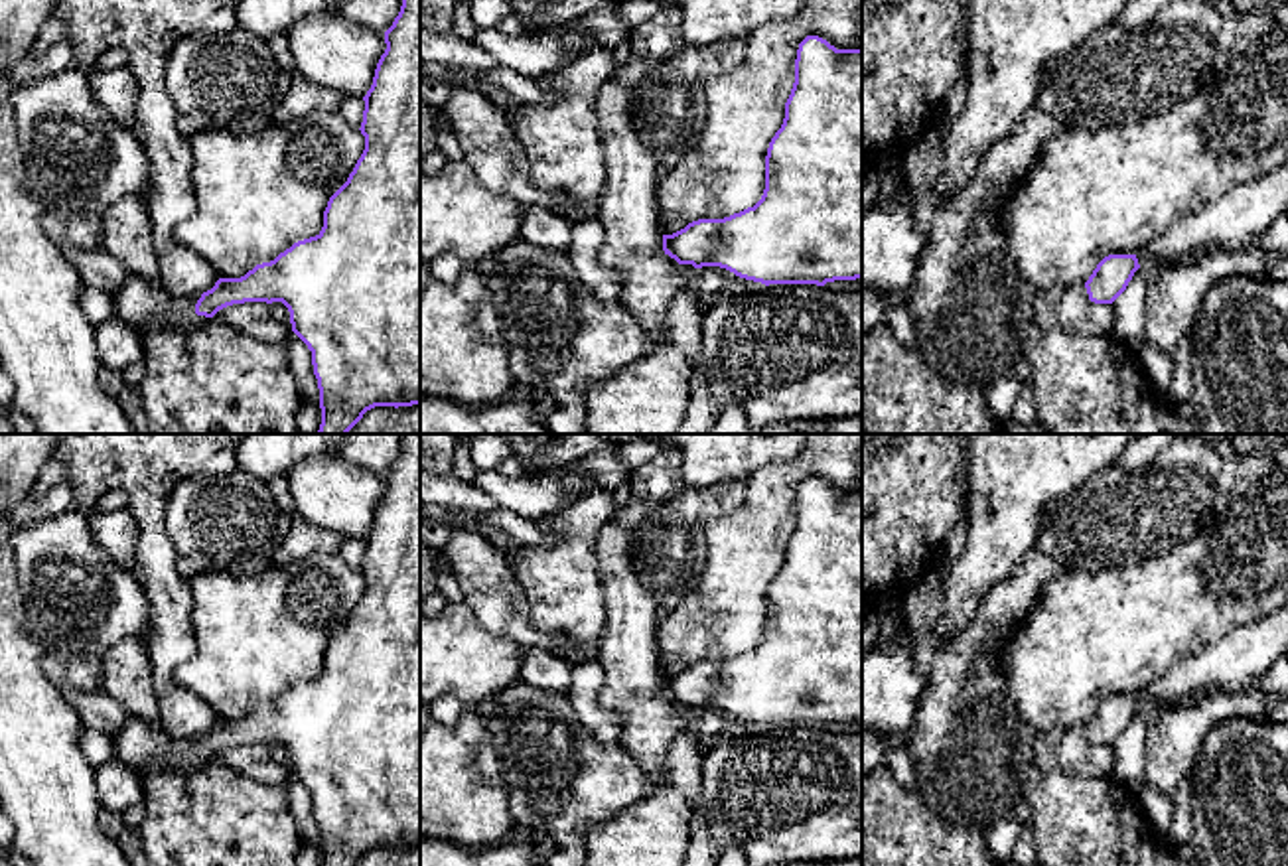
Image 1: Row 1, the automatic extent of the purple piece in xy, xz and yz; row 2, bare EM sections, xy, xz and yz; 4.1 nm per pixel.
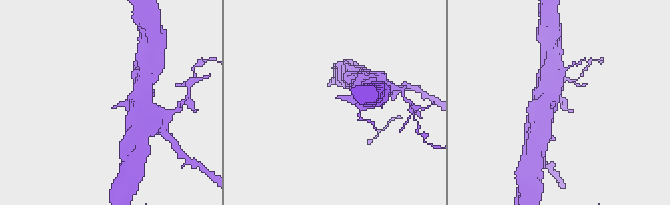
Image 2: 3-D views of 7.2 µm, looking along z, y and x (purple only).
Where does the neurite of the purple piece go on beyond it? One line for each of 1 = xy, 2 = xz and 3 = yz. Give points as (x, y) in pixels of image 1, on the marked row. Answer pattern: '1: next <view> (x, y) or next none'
1: next xy (190, 318)
2: next none
3: next none

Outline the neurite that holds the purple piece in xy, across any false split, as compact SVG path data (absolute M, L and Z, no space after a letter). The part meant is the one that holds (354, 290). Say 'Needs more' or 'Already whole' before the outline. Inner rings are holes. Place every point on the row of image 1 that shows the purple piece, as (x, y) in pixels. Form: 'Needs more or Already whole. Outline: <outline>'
Needs more. Outline: M402 0L398 16L385 32L385 43L373 85L363 97L359 130L365 150L347 181L329 197L322 231L241 278L219 278L178 320L124 322L146 335L164 327L189 329L233 304L282 302L290 312L292 331L312 351L322 408L318 434L347 434L375 406L420 404L420 0Z

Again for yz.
Already whole. Outline: M1136 254L1105 256L1085 282L1089 300L1095 304L1112 304L1126 290L1138 268Z

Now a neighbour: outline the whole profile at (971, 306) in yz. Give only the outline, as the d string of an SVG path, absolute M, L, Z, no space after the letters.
M1030 107L980 158L970 180L939 205L909 288L907 312L919 331L917 353L939 375L988 391L1010 377L1024 357L1024 337L1034 320L1038 290L1020 276L998 227L998 209L1030 174L1043 146L1059 130L1057 120Z

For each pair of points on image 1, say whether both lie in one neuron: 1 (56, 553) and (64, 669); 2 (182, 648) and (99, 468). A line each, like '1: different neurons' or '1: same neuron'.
1: same neuron
2: same neuron

